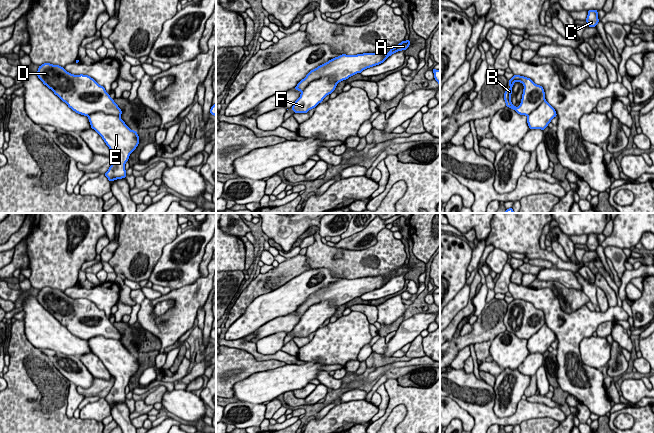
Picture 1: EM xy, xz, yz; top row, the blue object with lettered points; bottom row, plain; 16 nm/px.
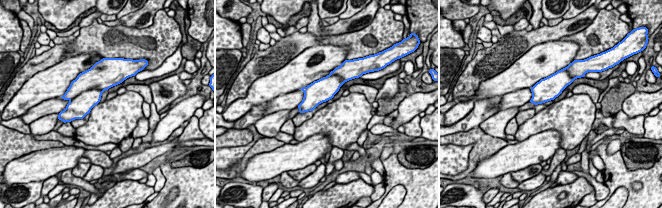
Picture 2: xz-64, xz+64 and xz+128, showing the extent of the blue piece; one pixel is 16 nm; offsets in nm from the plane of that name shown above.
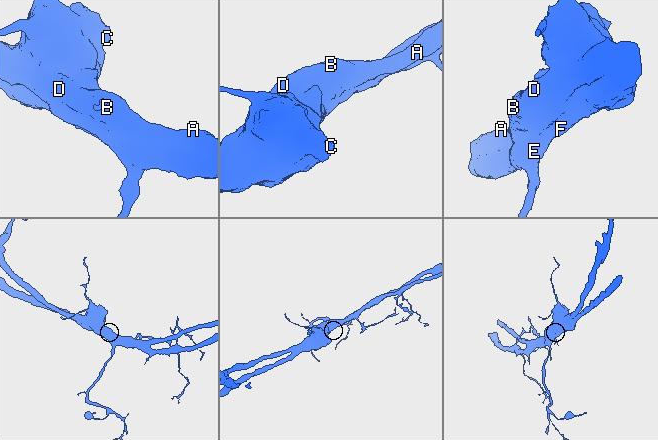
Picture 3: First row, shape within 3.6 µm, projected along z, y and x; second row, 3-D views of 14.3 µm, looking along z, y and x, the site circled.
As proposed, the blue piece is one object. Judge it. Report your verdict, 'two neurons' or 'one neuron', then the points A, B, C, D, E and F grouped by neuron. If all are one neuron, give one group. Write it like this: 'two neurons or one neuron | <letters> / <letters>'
two neurons | A B D / C E F

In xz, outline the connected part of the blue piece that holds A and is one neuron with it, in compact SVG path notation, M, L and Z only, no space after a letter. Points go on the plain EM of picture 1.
M410 264L402 265L396 271L390 273L388 278L383 276L363 277L357 279L342 278L311 294L294 312L303 315L312 305L322 301L328 301L329 305L341 306L354 298L361 297L364 293L383 287L392 278L406 274Z

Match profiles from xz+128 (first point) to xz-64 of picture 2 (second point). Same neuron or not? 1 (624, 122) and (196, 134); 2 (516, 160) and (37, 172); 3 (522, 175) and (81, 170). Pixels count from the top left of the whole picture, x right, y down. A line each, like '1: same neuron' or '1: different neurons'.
1: same neuron
2: same neuron
3: same neuron

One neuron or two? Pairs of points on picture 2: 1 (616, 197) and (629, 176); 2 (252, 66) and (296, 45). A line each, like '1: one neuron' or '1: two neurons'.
1: two neurons
2: one neuron

